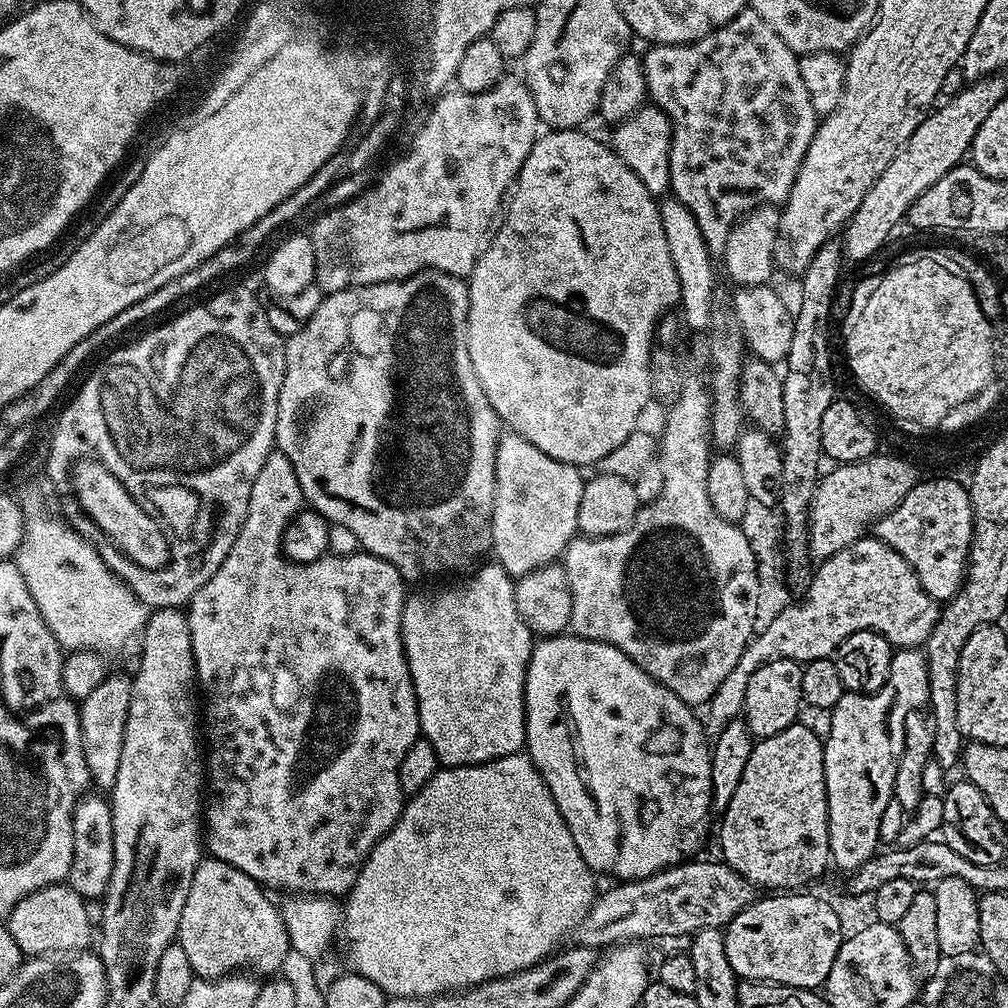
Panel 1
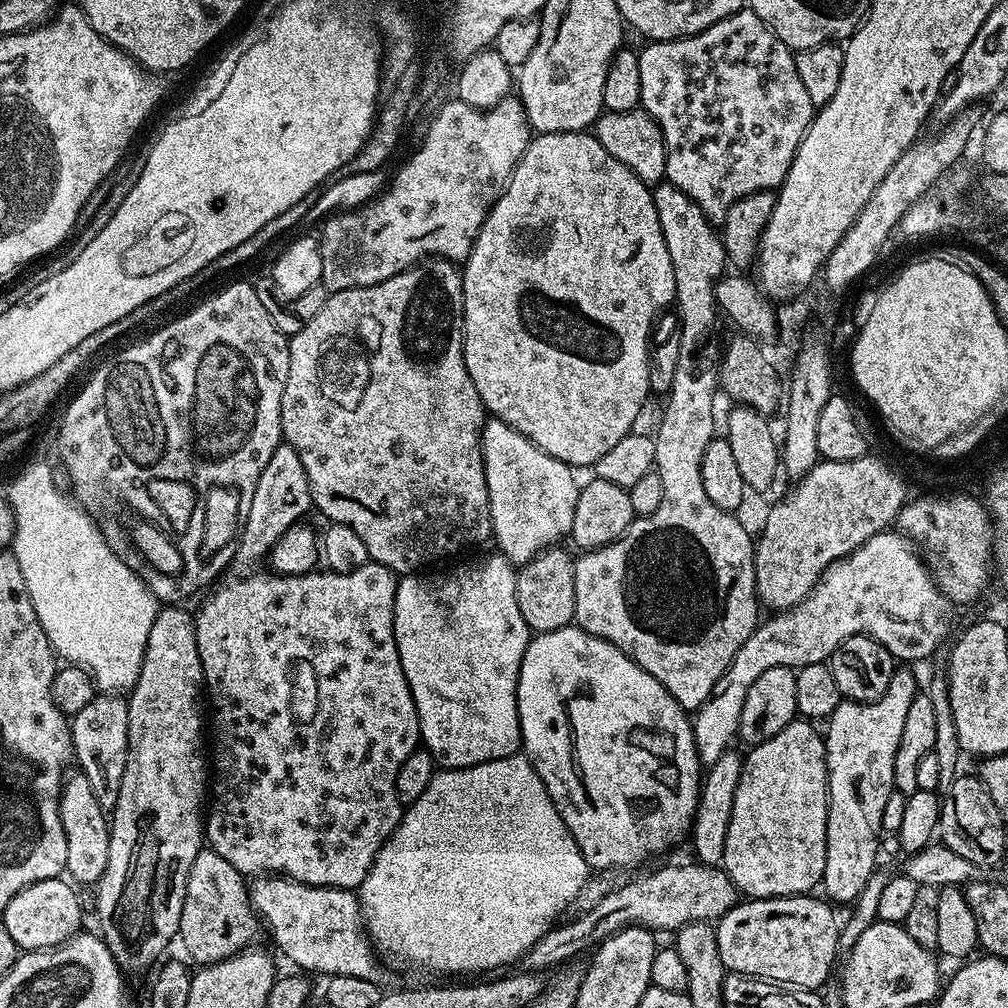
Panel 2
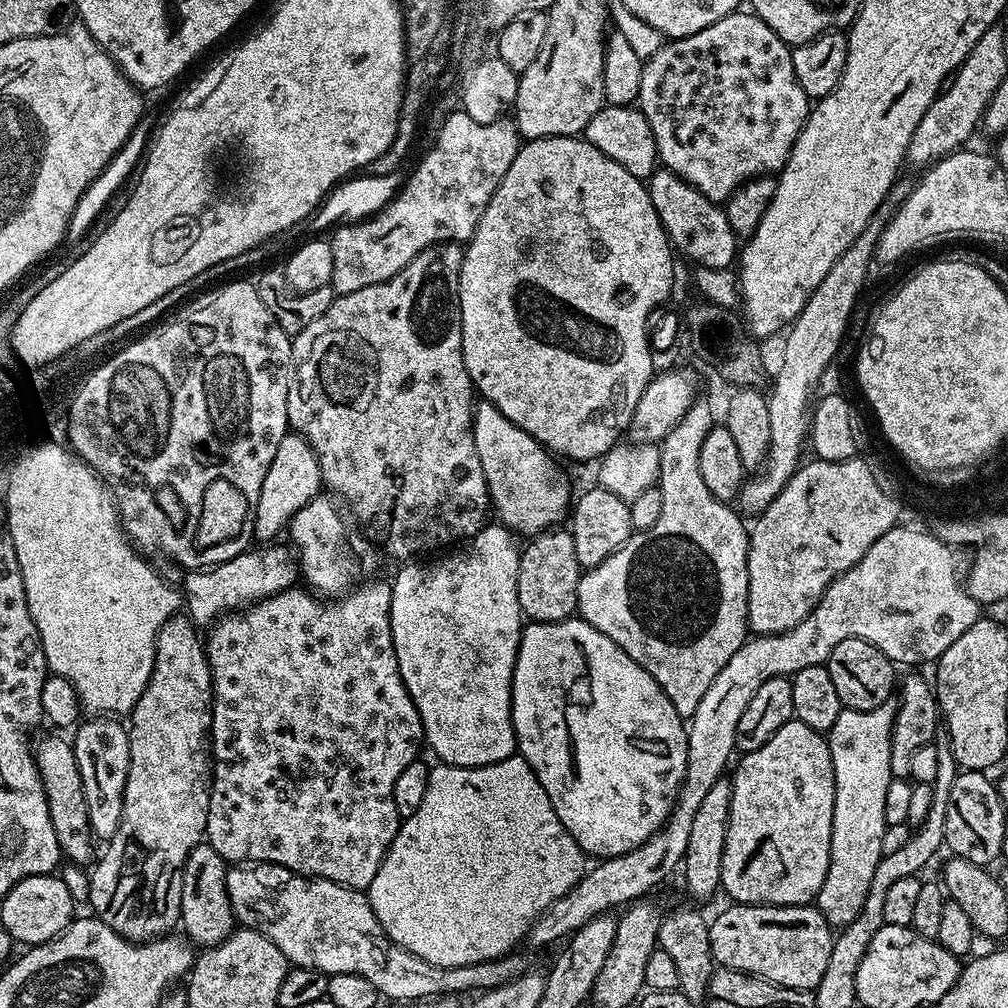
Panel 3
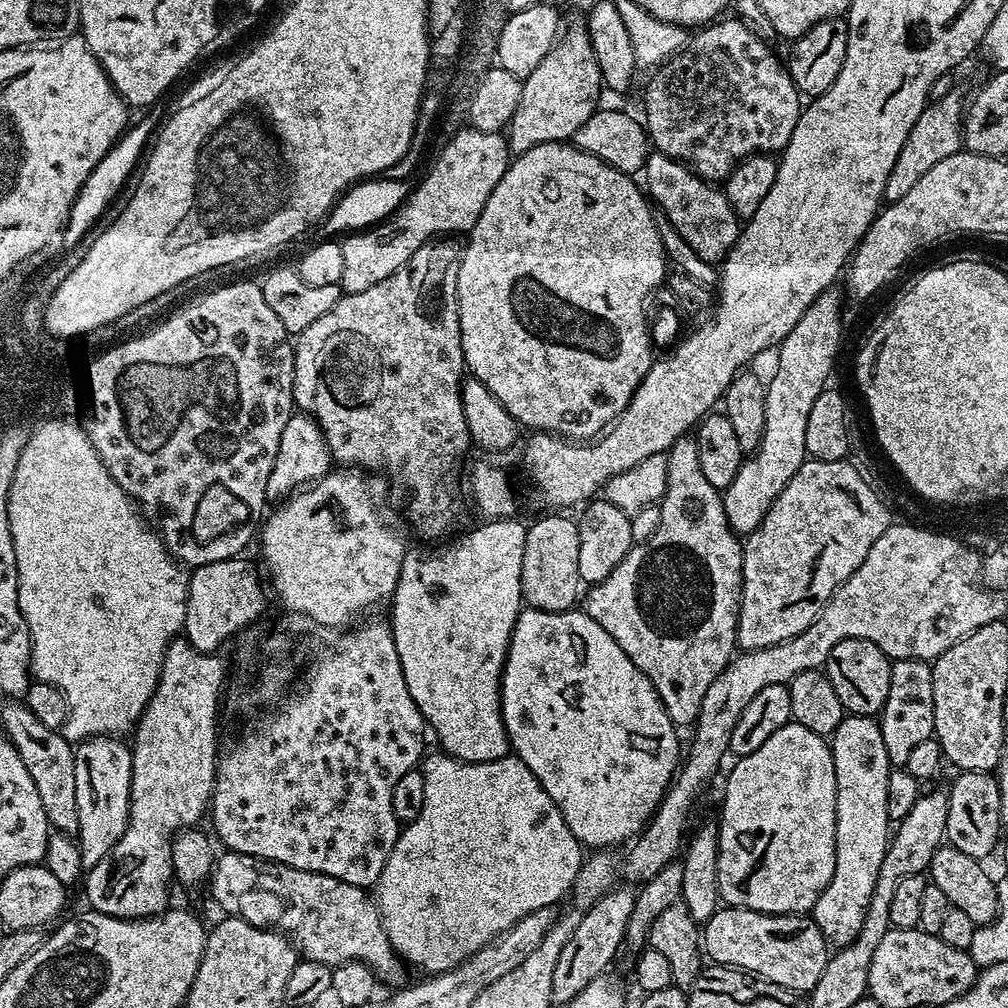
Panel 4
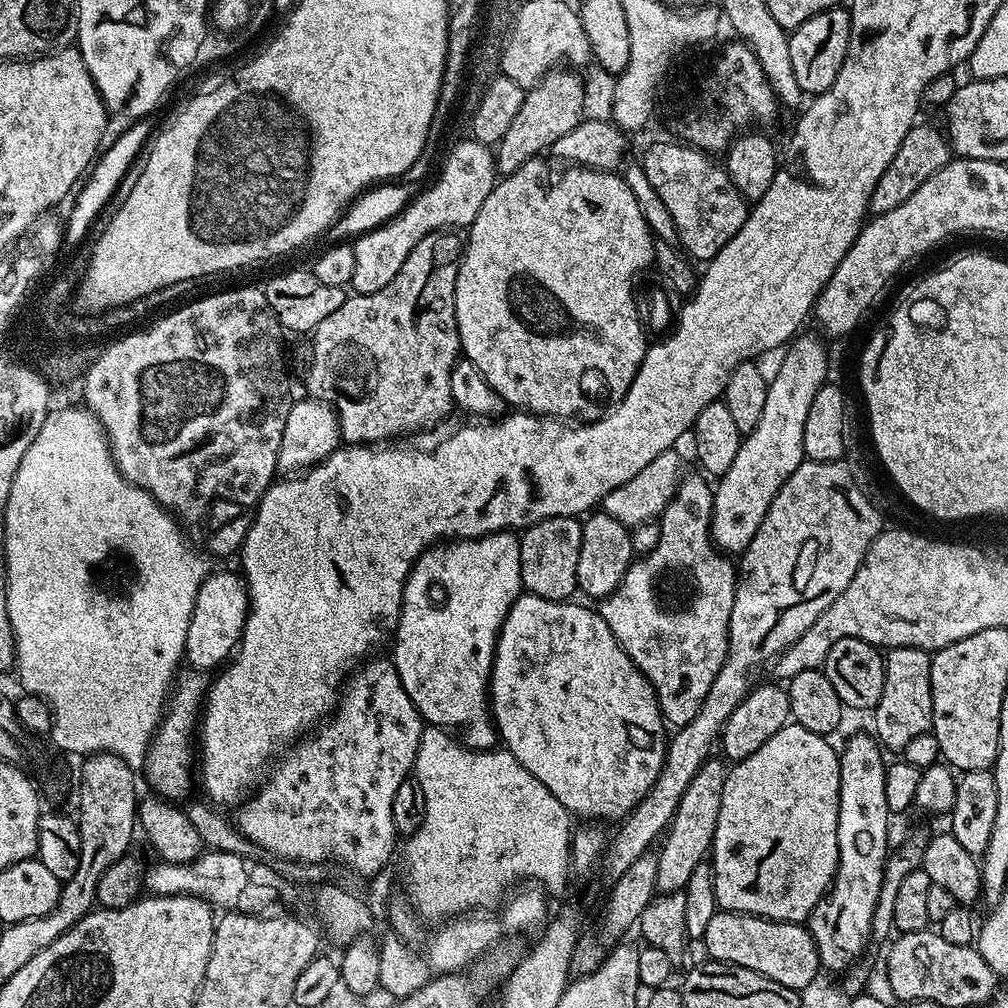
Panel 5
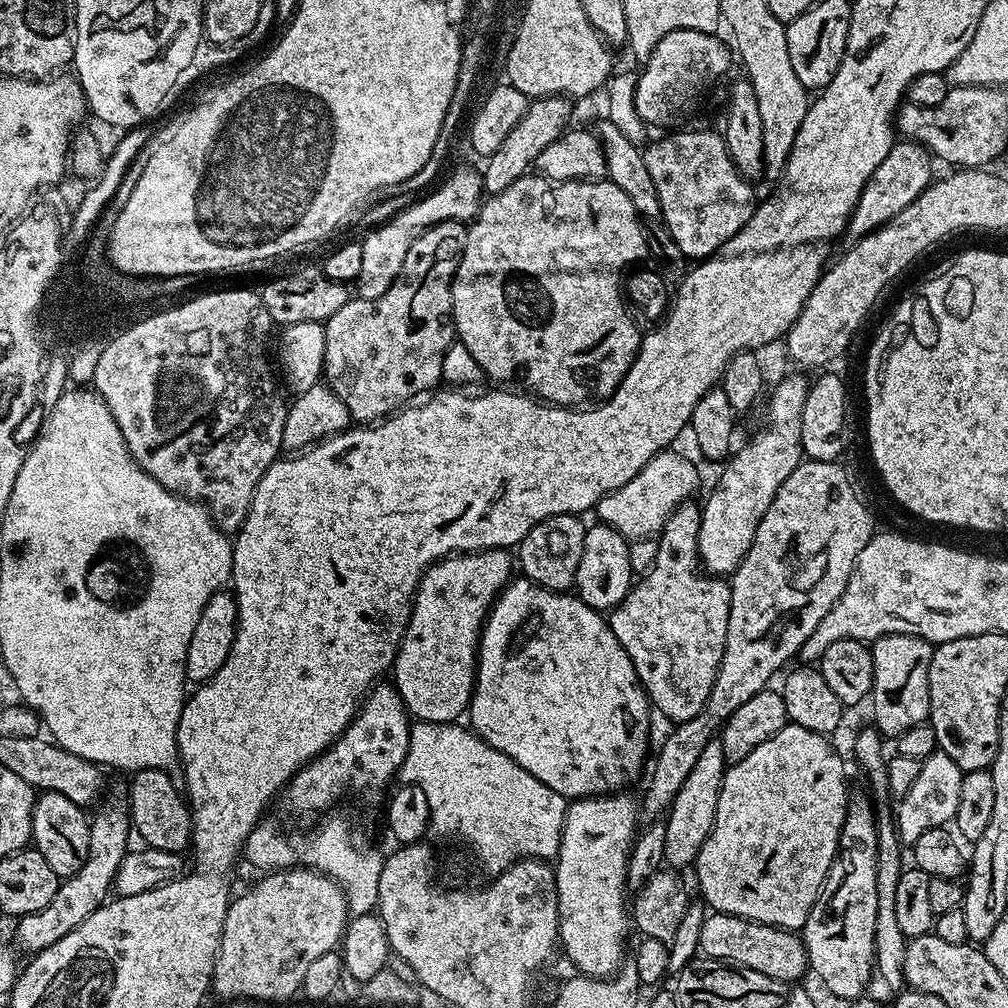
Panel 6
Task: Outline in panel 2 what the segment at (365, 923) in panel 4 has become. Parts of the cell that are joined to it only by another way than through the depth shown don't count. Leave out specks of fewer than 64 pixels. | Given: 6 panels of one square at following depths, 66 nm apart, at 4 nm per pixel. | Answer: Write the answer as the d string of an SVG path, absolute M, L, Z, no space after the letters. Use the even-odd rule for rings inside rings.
M691 863L676 864L673 868L660 868L642 880L626 885L625 888L615 887L610 890L594 907L583 911L580 914L582 916L570 924L553 926L518 961L519 971L542 974L546 972L546 968L559 969L568 962L563 960L578 955L588 947L591 949L593 946L599 946L618 930L629 928L632 924L641 924L642 927L651 928L660 934L672 934L690 922L719 920L738 903L734 882L726 875L723 867ZM261 874L248 884L248 897L252 903L252 911L262 921L263 927L267 931L268 928L272 931L272 940L280 947L281 954L290 963L297 964L300 967L297 969L308 974L321 972L324 978L349 976L366 978L378 985L385 983L384 979L387 978L388 972L380 965L381 957L374 951L374 945L368 938L364 918L360 914L360 901L355 891L303 884L279 874Z

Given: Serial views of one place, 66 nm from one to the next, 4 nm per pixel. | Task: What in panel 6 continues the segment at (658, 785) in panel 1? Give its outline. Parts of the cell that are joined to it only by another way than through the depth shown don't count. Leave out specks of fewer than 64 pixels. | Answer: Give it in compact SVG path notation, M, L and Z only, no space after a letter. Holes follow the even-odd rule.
M512 578L505 583L503 592L497 595L496 599L491 601L487 616L483 617L482 627L480 630L480 647L474 656L474 683L472 685L472 700L466 706L467 723L473 732L480 739L485 740L490 746L494 746L494 750L498 750L502 754L506 754L510 758L514 758L518 762L518 766L522 766L526 770L530 770L530 774L534 774L534 778L538 778L538 782L542 782L546 786L550 786L550 790L554 790L558 794L562 794L565 798L604 798L609 794L619 793L627 784L632 784L640 776L640 771L644 768L644 759L648 756L648 731L652 728L652 716L650 711L650 701L648 693L644 691L644 687L640 685L638 674L634 670L634 662L630 662L630 654L626 654L626 650L622 650L622 642L618 642L618 638L614 638L611 623L596 609L586 606L580 601L579 596L575 594L565 594L563 592L551 592L549 588L543 588L540 584L527 578Z

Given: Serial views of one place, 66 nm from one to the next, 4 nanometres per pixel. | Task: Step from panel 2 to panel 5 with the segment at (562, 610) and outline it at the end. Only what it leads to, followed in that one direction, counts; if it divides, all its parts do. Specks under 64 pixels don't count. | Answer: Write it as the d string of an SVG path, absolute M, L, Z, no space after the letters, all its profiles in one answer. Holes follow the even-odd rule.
M555 516L523 529L520 536L520 583L525 593L547 600L567 601L577 595L578 550L582 523L575 516Z

